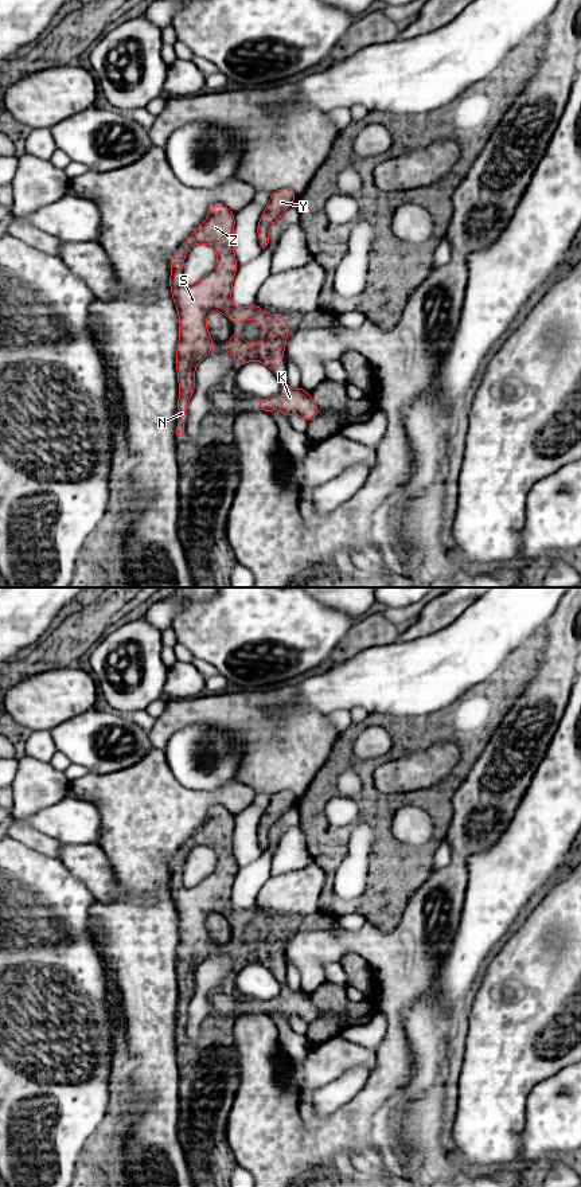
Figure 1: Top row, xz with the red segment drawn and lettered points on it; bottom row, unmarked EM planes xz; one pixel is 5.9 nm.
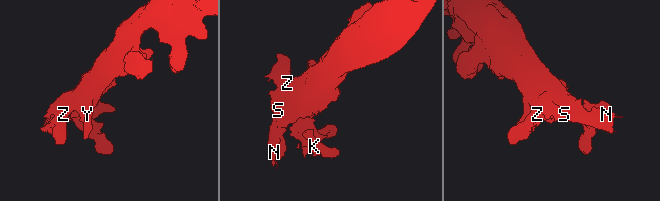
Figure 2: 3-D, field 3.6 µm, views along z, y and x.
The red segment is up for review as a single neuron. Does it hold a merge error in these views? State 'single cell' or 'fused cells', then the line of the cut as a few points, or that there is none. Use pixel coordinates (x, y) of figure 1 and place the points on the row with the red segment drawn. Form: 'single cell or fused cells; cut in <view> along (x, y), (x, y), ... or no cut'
single cell; no cut

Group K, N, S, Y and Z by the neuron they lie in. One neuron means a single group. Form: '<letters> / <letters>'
K N S Y Z

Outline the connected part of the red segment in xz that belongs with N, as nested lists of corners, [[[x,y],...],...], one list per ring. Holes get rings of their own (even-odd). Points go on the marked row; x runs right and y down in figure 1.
[[[223,204],[210,208],[206,220],[187,238],[171,257],[171,296],[179,313],[180,340],[176,350],[176,370],[179,379],[178,413],[180,419],[176,436],[184,434],[183,417],[195,390],[195,367],[212,350],[206,319],[211,311],[222,312],[233,323],[258,319],[265,336],[260,344],[250,344],[241,336],[238,328],[233,337],[222,345],[234,359],[237,368],[247,362],[260,360],[278,371],[285,355],[285,344],[290,323],[277,315],[266,315],[257,304],[237,308],[231,304],[233,280],[238,262],[233,249],[234,212]],[[195,243],[207,243],[218,254],[215,268],[192,285],[183,282],[182,266],[188,250]]]

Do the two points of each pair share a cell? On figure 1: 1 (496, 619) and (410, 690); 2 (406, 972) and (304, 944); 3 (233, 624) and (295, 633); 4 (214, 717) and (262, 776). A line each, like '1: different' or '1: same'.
1: same
2: same
3: same
4: same

